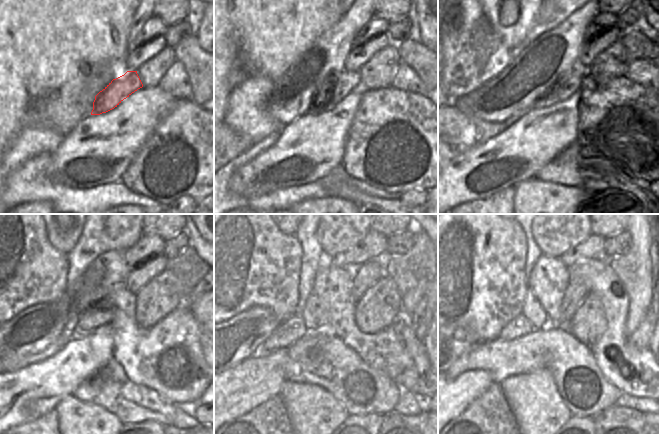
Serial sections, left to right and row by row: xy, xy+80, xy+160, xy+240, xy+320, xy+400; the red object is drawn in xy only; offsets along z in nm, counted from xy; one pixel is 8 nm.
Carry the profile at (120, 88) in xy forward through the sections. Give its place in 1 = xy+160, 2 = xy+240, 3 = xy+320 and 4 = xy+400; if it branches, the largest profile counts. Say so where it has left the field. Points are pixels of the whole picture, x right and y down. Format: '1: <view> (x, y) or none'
1: xy+160 (563, 89)
2: xy+240 (100, 314)
3: xy+320 (314, 314)
4: xy+400 (532, 310)

